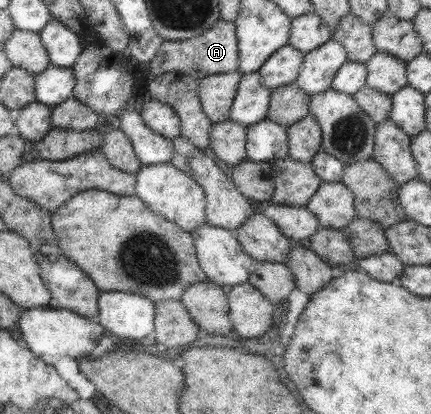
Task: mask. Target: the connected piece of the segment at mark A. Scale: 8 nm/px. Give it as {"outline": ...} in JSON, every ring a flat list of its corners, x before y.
{"outline":[[219,19,210,30,202,35,196,35,181,41,163,40,156,54,149,60,152,76,170,71,179,71,199,80,211,74,234,72,238,68,237,38,233,21]]}

